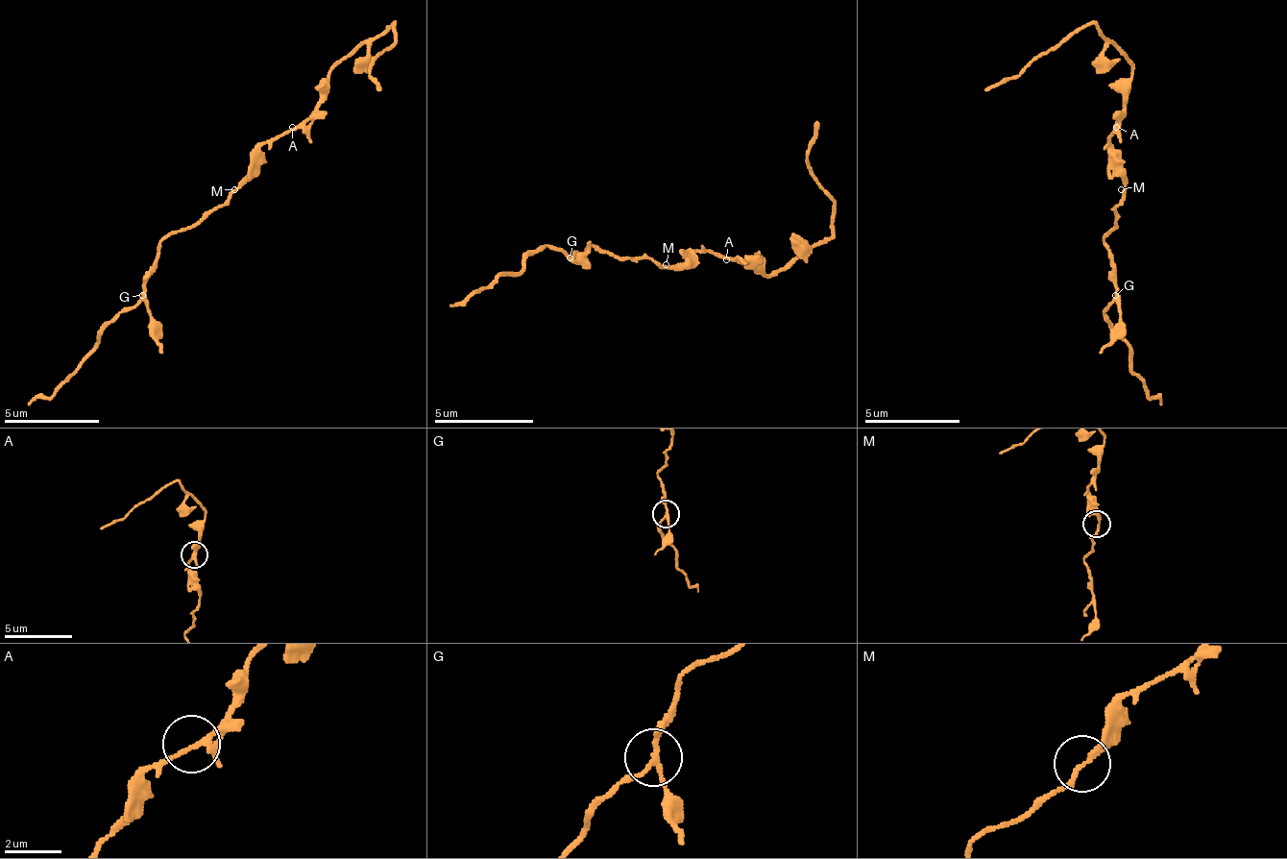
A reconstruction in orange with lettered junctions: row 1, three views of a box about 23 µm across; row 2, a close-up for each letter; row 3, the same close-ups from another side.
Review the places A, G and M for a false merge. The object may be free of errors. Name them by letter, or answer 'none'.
G

